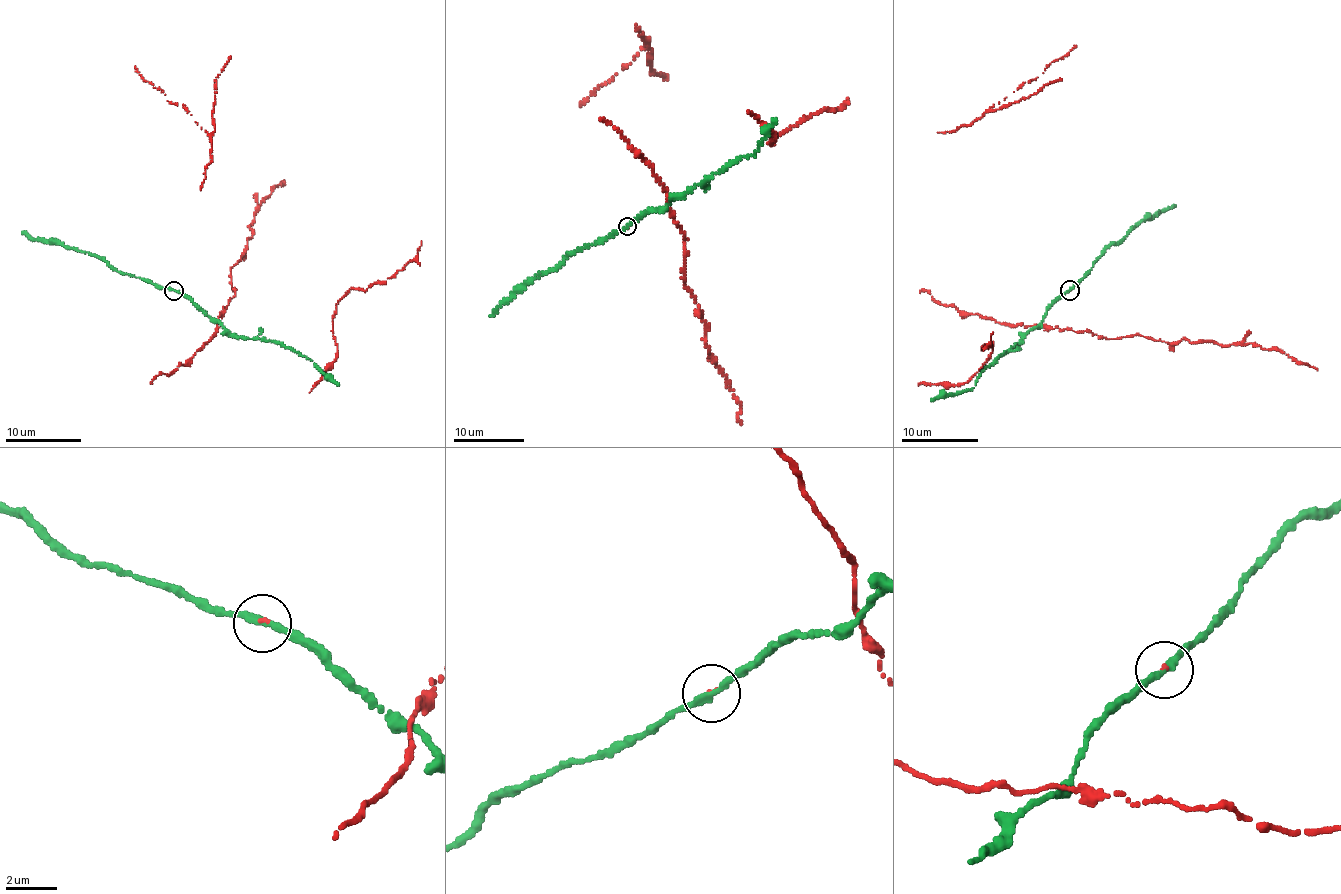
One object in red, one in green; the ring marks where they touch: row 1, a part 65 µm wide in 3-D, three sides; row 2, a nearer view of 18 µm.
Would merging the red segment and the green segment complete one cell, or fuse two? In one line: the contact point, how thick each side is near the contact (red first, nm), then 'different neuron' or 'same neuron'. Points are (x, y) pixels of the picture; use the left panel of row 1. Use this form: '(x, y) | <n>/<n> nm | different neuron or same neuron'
(173, 291) | 110/300 nm | different neuron

